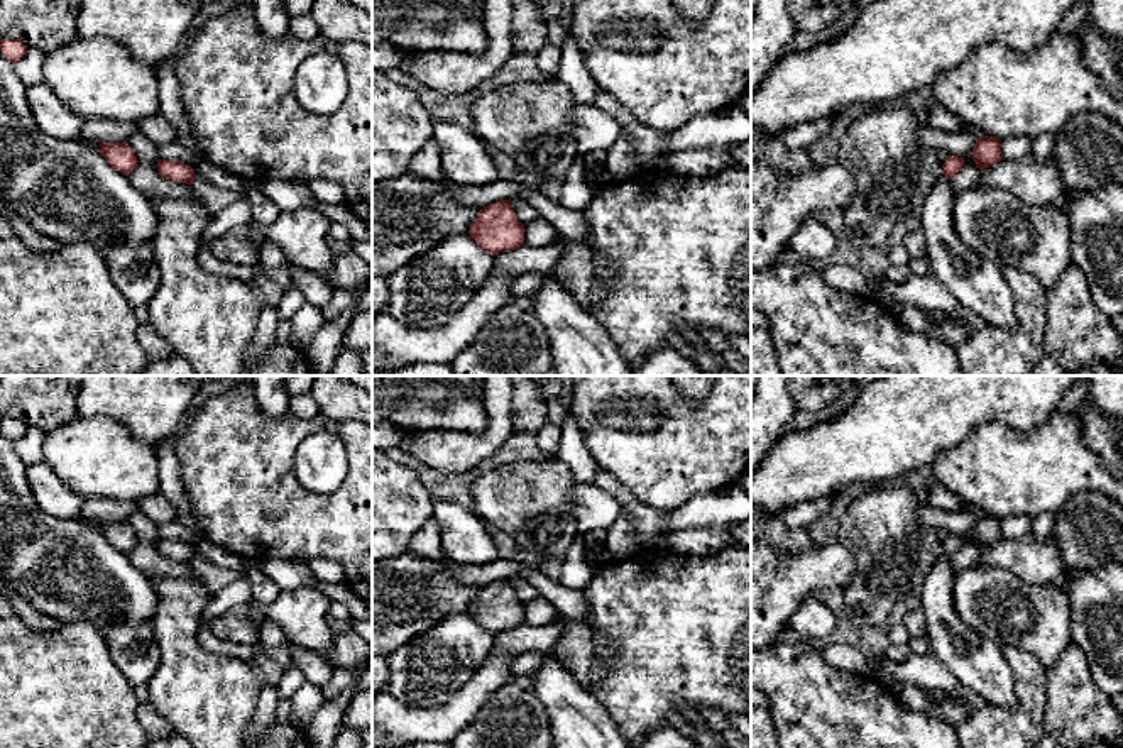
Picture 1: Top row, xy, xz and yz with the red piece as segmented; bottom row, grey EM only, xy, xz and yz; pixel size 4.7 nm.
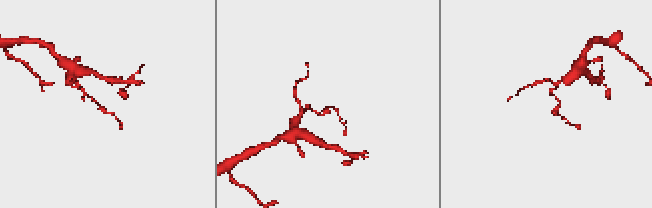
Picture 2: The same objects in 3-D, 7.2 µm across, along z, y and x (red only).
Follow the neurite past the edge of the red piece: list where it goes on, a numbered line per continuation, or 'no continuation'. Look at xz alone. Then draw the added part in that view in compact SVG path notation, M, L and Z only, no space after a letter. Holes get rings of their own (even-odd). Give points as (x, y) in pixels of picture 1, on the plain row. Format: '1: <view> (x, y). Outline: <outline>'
no continuation

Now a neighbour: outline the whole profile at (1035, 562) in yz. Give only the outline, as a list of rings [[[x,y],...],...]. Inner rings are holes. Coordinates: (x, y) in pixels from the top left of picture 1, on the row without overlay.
[[[1032,533],[981,548],[978,565],[1010,570],[1032,586],[1050,584],[1067,572],[1055,538],[1037,542]]]

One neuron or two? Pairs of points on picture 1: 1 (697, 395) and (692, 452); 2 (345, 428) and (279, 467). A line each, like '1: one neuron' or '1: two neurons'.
1: two neurons
2: one neuron

